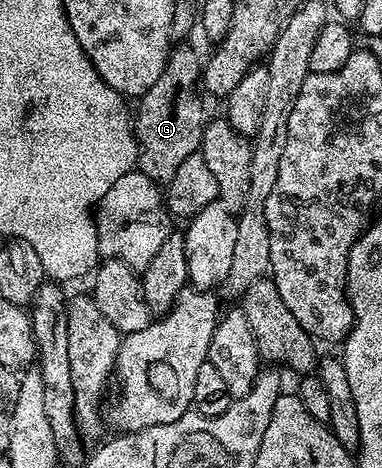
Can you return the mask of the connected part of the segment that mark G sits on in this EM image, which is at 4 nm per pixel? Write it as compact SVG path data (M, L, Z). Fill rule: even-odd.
M189 45L172 46L168 52L165 70L161 73L156 83L149 87L149 91L138 98L137 111L133 115L133 128L135 139L139 144L138 170L147 178L153 179L158 185L166 185L173 179L174 172L189 155L198 152L202 148L203 127L207 122L205 109L197 95L199 92L197 82L202 76L202 62L196 51Z

